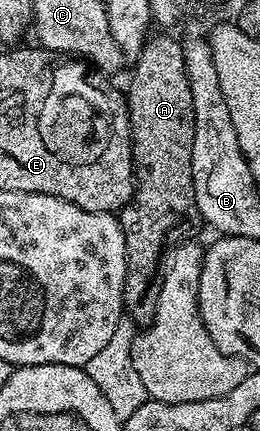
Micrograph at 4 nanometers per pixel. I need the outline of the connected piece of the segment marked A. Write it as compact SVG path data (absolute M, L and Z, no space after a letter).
M169 32L157 33L146 41L137 55L129 94L127 90L135 189L129 203L121 207L119 217L125 237L125 259L129 265L125 273L125 310L137 324L148 324L155 316L157 299L154 291L149 291L149 285L153 277L154 282L158 277L167 247L182 237L181 230L189 230L201 222L191 176L195 107L191 105L191 84L187 80L183 48Z

